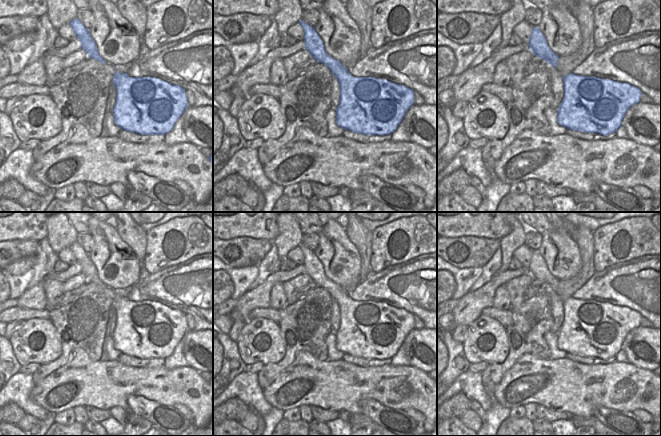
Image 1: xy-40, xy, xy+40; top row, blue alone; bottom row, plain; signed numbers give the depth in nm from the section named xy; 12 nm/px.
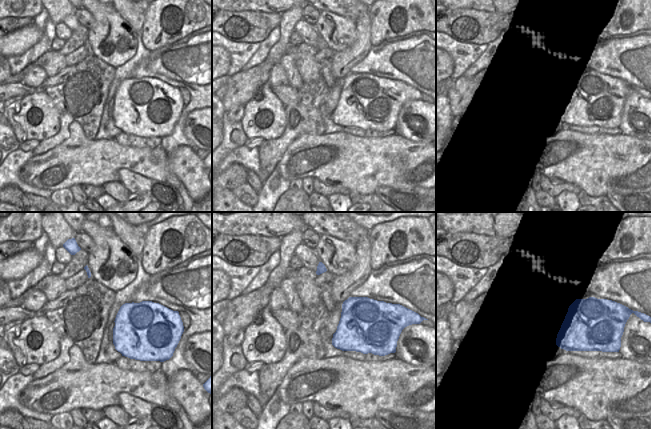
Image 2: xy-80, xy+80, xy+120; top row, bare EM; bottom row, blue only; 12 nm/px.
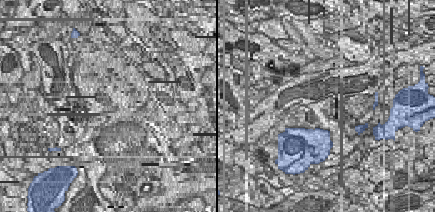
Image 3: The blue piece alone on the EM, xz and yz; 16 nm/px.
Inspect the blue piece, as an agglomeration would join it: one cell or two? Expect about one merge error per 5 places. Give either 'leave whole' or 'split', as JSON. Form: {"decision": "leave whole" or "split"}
{"decision": "leave whole"}

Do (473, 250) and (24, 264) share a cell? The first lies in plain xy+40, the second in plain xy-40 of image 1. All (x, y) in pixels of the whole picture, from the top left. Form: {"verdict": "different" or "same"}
{"verdict": "different"}

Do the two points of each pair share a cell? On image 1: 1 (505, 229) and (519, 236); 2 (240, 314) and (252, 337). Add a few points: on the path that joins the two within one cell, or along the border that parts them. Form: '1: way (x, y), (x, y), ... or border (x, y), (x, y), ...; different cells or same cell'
1: border (507, 222), (511, 230), (499, 240); different cells
2: border (249, 320), (245, 322); different cells

